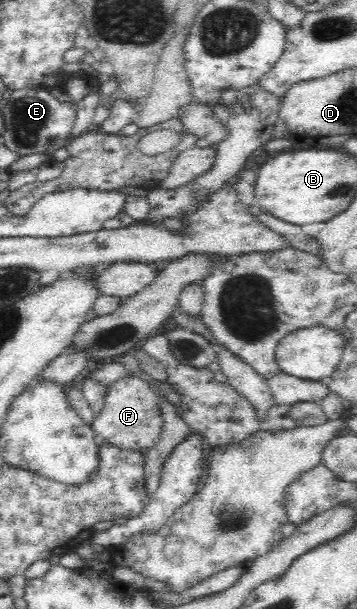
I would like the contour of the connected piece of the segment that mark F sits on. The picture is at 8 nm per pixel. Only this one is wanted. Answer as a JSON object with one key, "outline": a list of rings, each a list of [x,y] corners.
{"outline":[[[130,374],[106,386],[105,401],[100,414],[90,423],[98,441],[106,441],[119,448],[133,448],[141,452],[153,448],[161,433],[161,412],[157,395],[143,379]]]}

